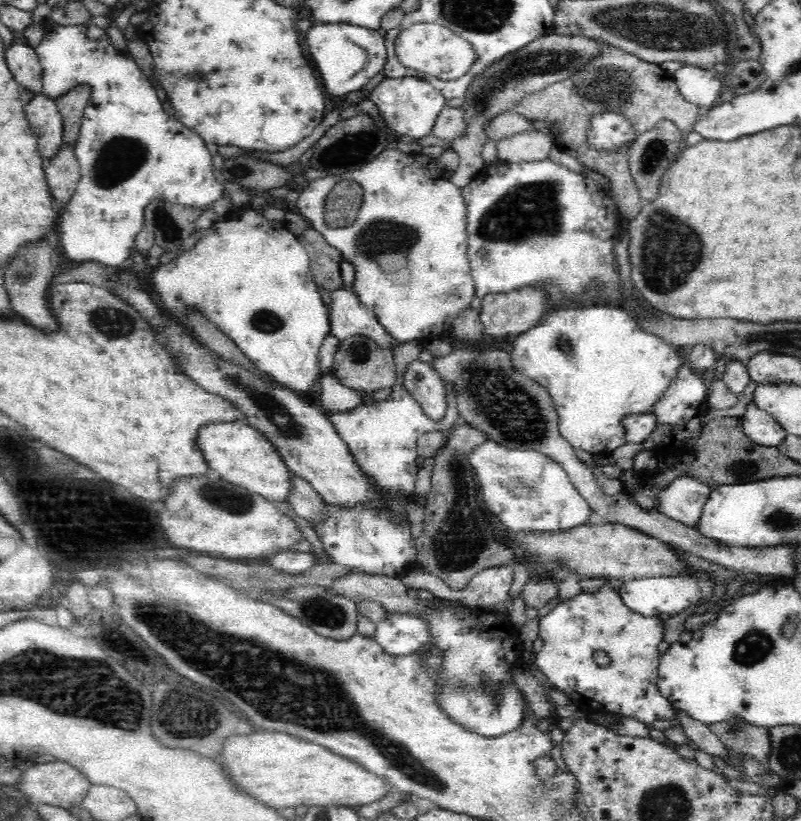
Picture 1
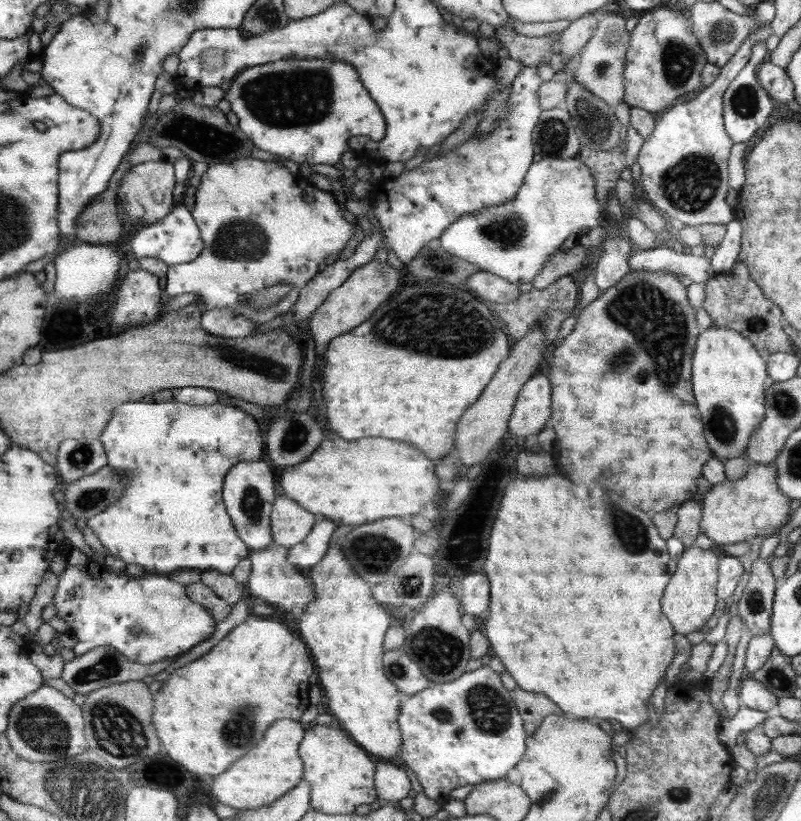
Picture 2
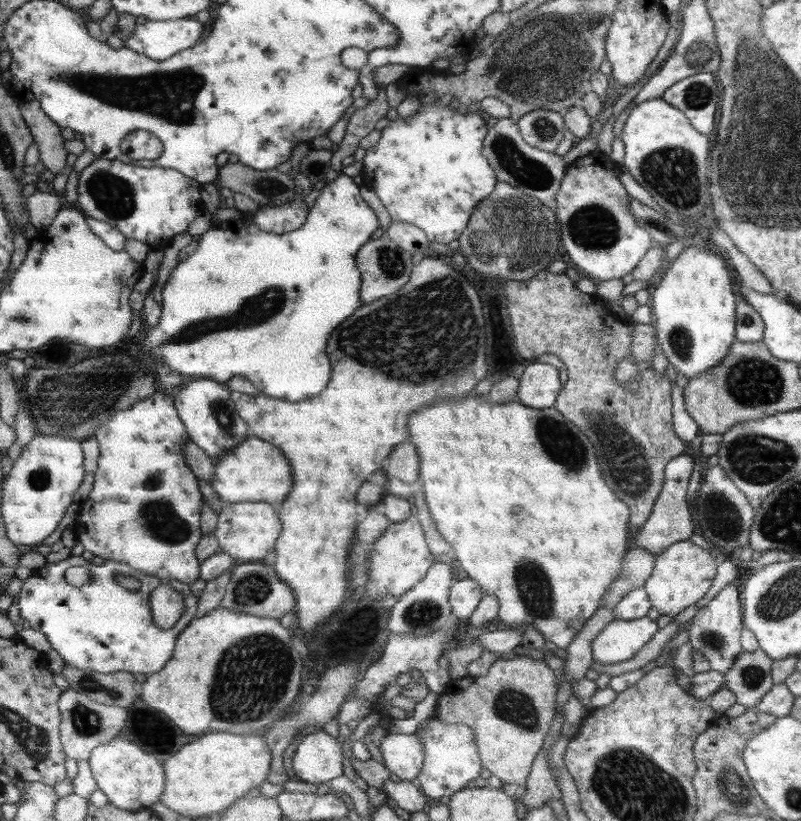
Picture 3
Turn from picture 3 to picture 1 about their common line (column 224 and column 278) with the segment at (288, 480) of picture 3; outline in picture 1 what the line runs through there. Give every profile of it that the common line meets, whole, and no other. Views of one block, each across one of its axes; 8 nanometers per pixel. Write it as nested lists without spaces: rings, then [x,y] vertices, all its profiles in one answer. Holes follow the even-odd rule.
[[[245,420],[234,422],[218,422],[204,426],[200,430],[198,446],[204,454],[206,463],[214,476],[243,486],[251,493],[262,495],[265,499],[284,504],[288,492],[292,488],[291,478],[294,476],[280,457],[278,449],[257,428],[250,426]]]

